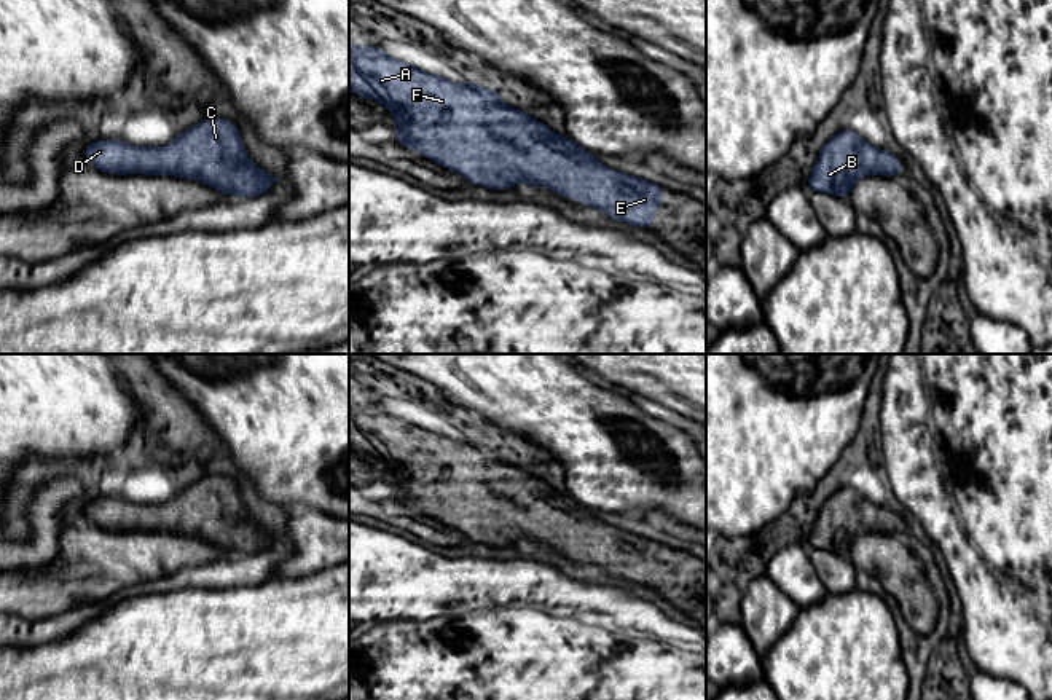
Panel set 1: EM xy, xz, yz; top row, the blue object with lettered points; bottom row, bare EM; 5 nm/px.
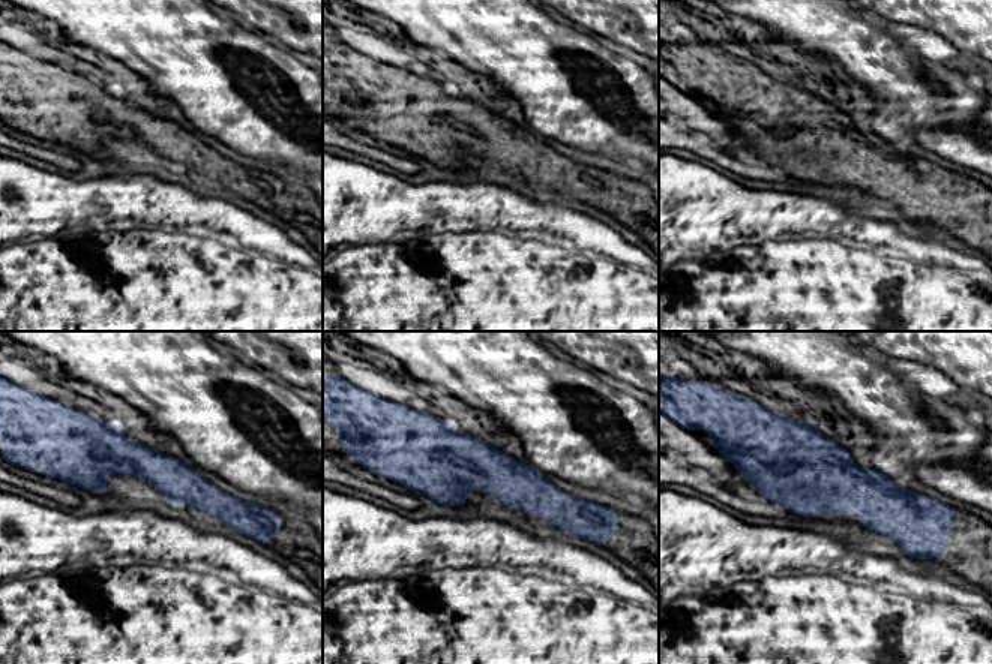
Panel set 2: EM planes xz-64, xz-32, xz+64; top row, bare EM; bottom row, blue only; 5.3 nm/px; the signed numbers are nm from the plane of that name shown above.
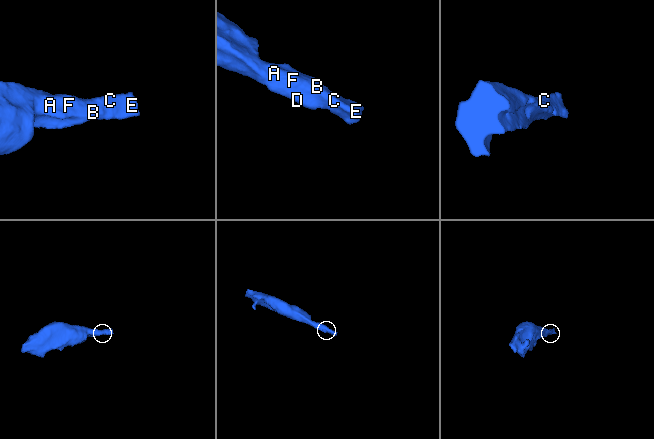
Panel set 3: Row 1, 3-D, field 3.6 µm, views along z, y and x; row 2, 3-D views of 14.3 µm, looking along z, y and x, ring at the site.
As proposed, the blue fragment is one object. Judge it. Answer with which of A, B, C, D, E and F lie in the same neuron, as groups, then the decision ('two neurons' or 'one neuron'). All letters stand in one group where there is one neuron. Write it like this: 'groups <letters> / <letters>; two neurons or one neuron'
groups A B C D E F; one neuron

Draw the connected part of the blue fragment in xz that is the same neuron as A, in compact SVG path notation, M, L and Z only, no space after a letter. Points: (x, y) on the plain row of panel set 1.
M349 397L349 448L383 459L394 470L395 497L457 529L470 541L494 547L508 547L520 539L528 539L532 545L547 544L563 555L577 555L580 563L604 568L612 577L646 587L650 587L654 569L660 564L663 544L599 521L591 510L571 496L558 494L547 482L505 462L499 450L485 443L457 442L394 416L378 403L359 403Z

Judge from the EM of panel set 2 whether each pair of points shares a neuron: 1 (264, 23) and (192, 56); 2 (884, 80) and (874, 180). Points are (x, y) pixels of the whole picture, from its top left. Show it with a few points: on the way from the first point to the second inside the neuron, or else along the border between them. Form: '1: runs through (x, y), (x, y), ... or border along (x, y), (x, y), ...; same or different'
1: border along (225, 15), (263, 36); different
2: border along (872, 131), (892, 143); different

